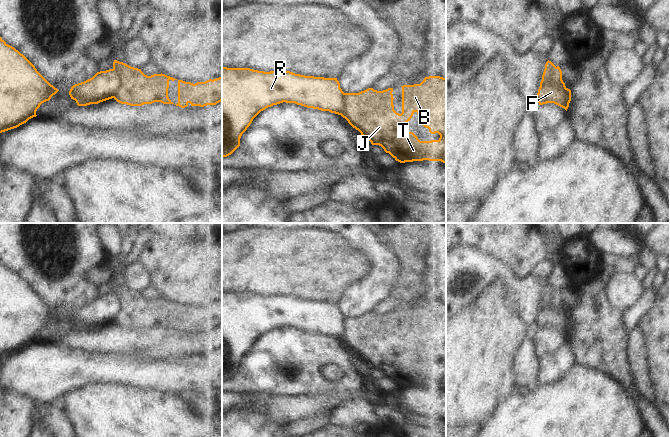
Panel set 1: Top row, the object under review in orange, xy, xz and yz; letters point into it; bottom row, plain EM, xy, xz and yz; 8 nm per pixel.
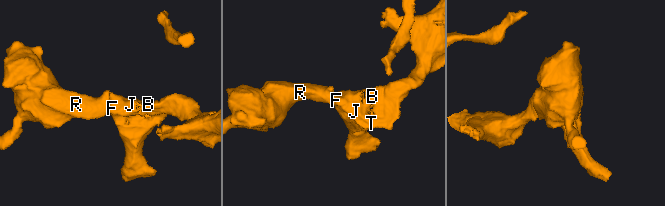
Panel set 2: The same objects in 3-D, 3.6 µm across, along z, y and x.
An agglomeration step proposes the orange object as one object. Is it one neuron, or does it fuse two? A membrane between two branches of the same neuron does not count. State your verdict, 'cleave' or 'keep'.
cleave

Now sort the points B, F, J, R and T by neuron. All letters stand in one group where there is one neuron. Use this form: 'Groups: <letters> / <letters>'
Groups: B F J T / R.

